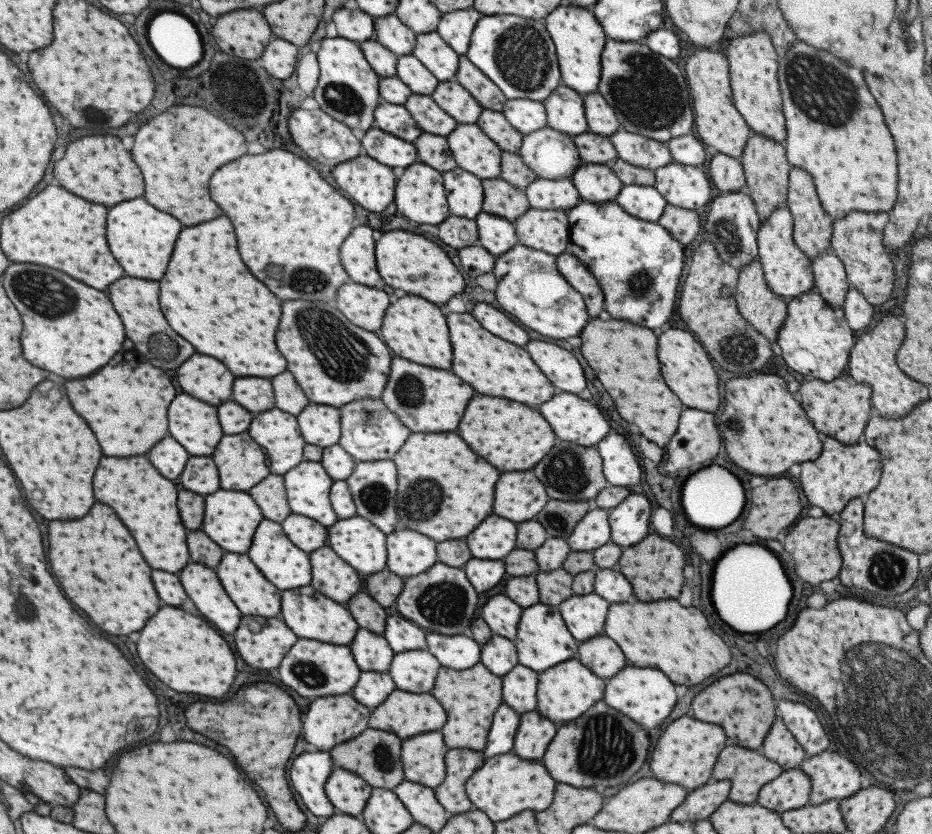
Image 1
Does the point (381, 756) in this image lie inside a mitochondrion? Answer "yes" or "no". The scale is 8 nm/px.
yes

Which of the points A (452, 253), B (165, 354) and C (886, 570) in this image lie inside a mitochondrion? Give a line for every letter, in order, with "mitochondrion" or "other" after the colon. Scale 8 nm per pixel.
A: other
B: mitochondrion
C: mitochondrion

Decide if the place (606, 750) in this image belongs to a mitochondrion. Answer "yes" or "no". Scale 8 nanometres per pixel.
yes

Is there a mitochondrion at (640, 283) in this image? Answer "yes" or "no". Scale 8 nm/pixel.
yes

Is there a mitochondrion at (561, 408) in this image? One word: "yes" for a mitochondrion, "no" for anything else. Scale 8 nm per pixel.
no

